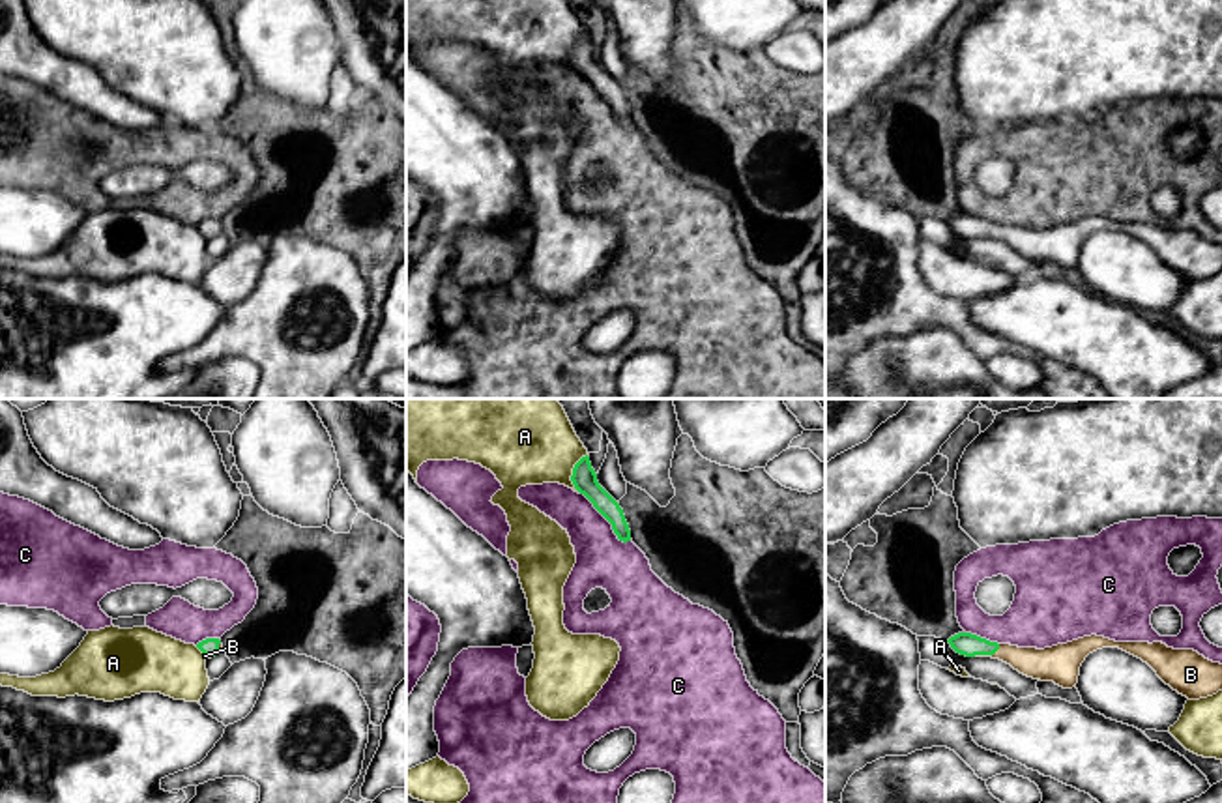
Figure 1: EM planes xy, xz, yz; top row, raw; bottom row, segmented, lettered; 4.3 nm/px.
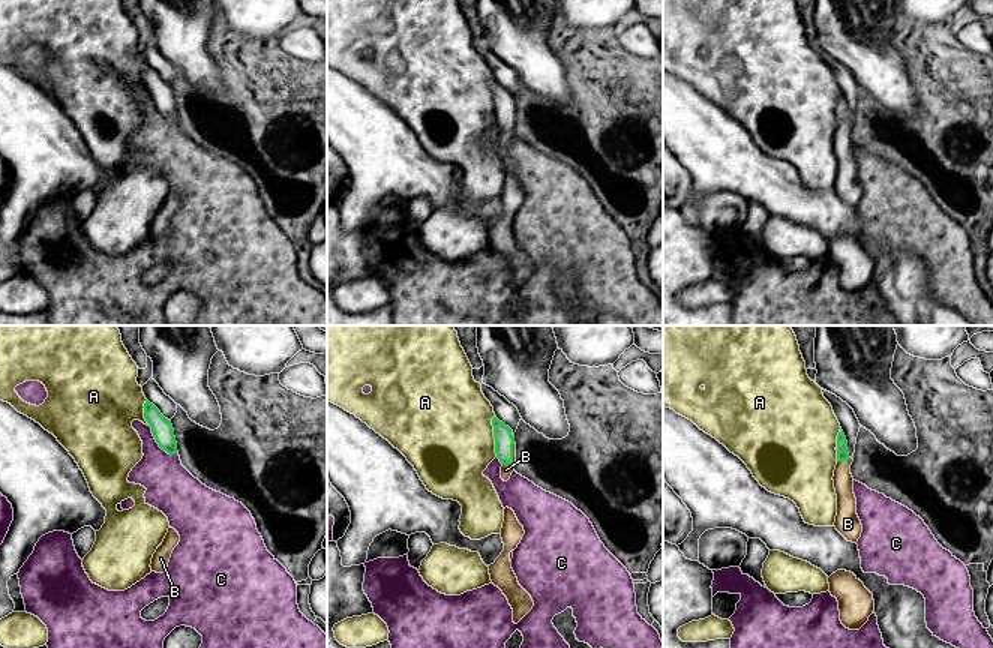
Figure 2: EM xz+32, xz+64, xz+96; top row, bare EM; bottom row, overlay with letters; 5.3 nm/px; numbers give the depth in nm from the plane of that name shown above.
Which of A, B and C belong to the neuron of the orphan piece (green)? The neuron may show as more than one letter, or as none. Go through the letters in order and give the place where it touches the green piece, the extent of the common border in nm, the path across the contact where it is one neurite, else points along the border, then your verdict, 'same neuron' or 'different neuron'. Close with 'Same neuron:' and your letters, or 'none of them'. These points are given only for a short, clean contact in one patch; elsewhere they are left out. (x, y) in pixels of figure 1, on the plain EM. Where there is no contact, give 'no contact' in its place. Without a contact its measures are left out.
A: contact xz (573, 55); length 180 nm; different neuron
B: contact yz (987, 234); length 130 nm; way yz (968, 225), (979, 227), (987, 234), (1011, 234), (1043, 246); same neuron
C: contact xz (609, 102); length 300 nm; different neuron
Same neuron: B

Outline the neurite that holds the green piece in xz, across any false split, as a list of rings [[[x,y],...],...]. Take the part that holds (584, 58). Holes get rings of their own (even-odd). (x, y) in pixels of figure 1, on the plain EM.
[[[582,37],[575,49],[571,62],[575,69],[584,75],[593,88],[612,105],[614,114],[619,122],[631,122],[631,110],[625,101],[619,84],[599,66],[597,54],[591,49],[589,37]]]

